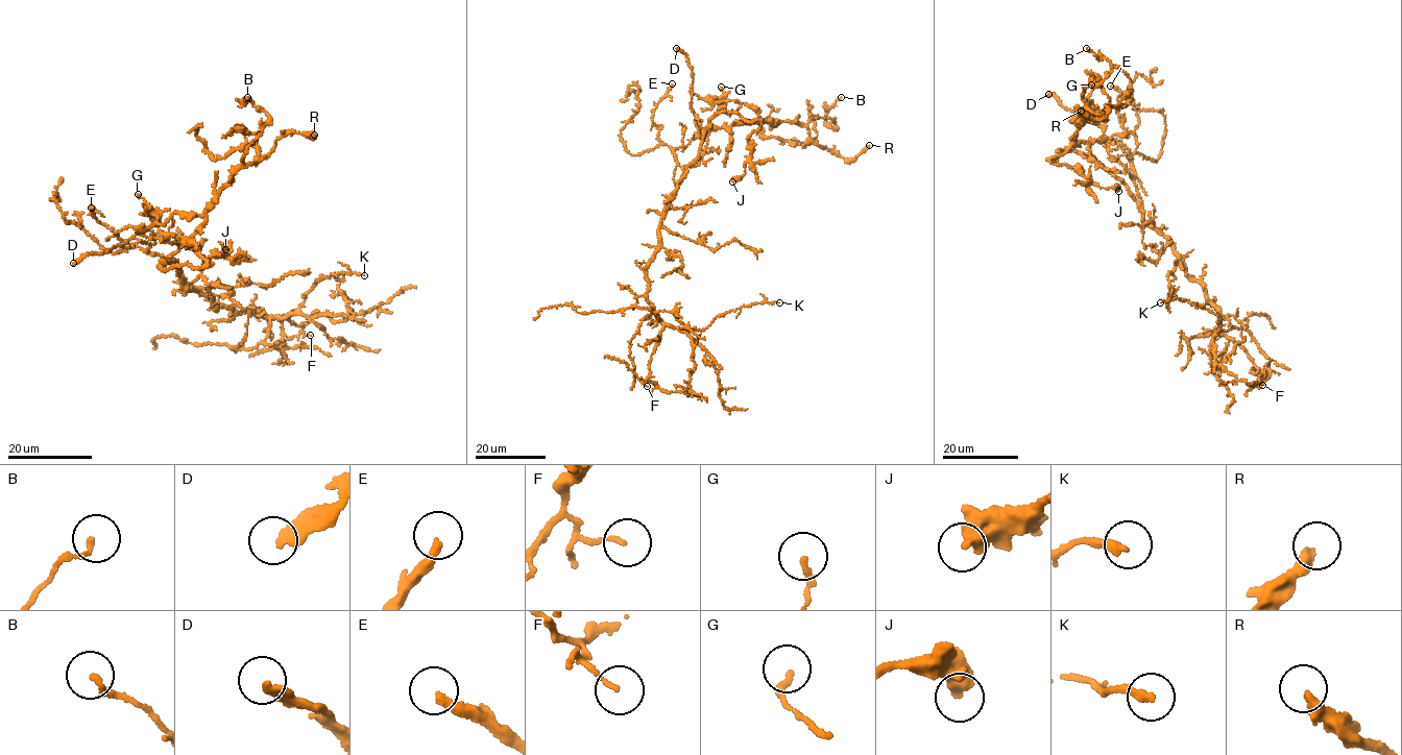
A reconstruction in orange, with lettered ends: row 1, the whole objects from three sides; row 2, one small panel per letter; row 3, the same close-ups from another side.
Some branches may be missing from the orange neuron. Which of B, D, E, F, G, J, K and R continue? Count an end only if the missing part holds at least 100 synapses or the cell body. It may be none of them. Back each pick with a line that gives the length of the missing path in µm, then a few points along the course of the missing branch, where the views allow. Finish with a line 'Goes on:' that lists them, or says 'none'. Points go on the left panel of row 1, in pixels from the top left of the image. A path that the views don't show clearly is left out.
D: 15 µm | (73, 263), (50, 261), (42, 272), (27, 283)
Goes on: D

